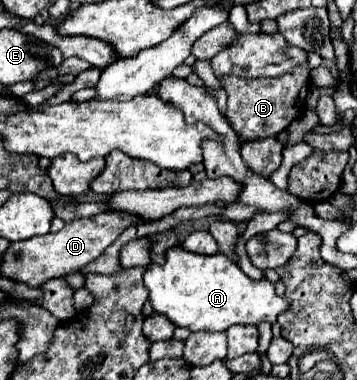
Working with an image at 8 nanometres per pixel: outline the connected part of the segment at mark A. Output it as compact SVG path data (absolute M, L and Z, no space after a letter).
M175 245L167 249L165 263L149 263L143 273L149 303L155 313L163 313L175 327L197 331L225 331L235 323L259 325L261 321L275 323L277 315L289 307L285 297L275 293L273 283L267 279L255 281L247 277L237 263L223 253L199 255Z

